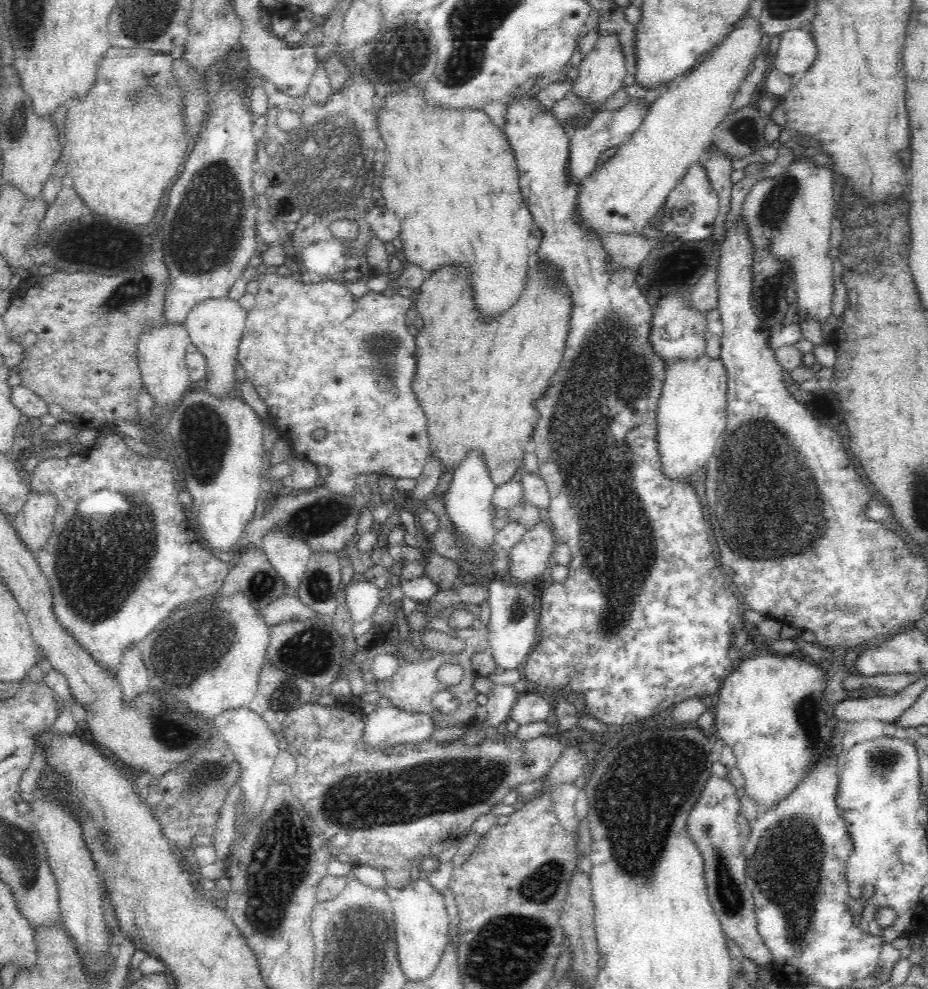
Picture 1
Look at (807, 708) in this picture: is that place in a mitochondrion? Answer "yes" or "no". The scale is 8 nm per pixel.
yes

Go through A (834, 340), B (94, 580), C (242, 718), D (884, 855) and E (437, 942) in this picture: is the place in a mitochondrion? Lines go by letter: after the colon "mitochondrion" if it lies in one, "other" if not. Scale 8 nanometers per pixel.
A: other
B: mitochondrion
C: other
D: other
E: other

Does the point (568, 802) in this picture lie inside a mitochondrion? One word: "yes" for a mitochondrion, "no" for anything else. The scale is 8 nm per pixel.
no

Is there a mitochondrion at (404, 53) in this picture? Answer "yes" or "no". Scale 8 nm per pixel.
yes

